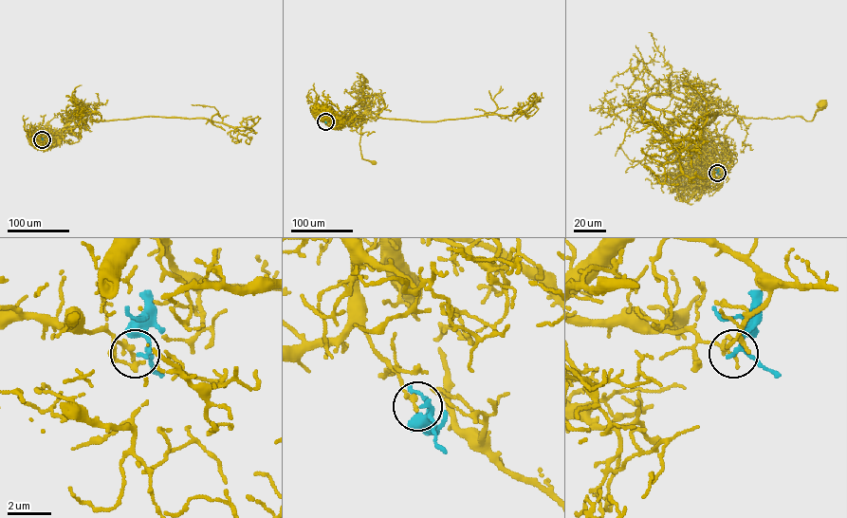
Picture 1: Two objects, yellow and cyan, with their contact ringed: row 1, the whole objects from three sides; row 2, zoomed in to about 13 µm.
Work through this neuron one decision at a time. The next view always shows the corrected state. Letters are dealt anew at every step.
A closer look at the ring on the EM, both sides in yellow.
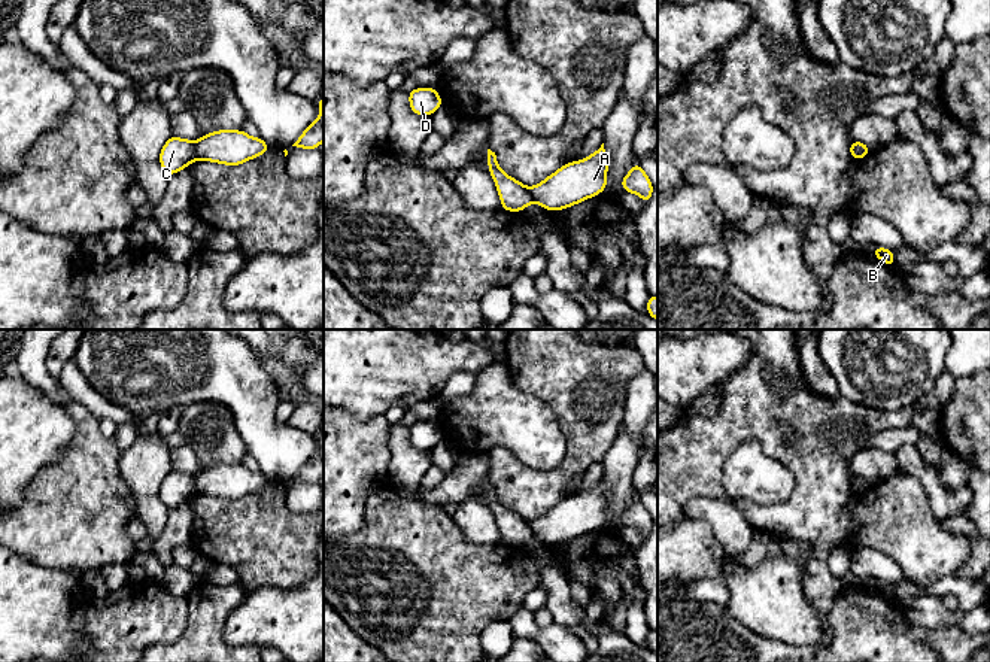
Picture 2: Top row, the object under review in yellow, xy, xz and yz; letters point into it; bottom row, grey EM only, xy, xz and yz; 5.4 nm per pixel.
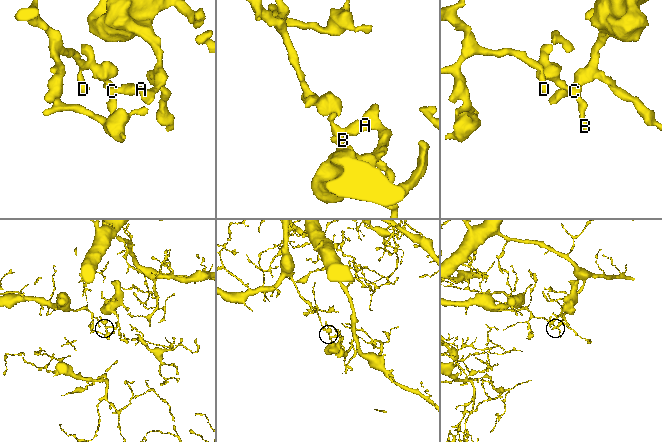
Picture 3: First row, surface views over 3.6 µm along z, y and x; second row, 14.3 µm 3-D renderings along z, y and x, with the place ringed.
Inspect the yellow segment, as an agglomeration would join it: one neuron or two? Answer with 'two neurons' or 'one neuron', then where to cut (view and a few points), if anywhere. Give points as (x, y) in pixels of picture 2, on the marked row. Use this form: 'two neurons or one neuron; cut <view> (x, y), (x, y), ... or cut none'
two neurons; cut xy (194, 142), (197, 157)

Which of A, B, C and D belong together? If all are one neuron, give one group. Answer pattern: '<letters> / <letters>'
A / B C D

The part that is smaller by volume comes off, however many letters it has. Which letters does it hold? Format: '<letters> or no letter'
A

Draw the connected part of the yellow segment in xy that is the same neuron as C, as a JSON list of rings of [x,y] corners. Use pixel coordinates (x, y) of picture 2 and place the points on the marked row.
[[[171,136],[160,152],[160,164],[171,176],[197,160],[195,142]]]

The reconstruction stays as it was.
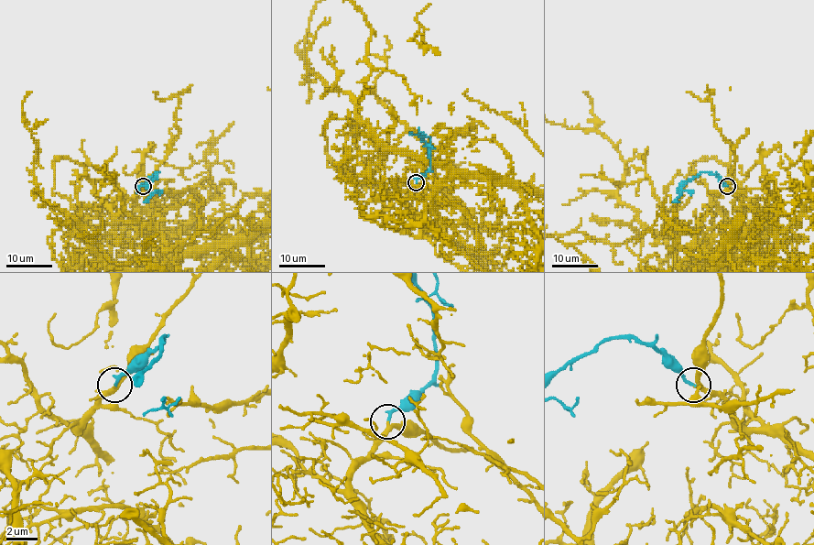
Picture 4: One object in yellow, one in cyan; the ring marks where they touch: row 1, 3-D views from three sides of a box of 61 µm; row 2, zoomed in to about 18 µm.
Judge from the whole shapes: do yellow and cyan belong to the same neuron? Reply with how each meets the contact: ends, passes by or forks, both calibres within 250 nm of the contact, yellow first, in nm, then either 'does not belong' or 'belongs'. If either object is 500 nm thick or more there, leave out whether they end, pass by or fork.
yellow passes by | cyan ends | 260/200 nm | belongs

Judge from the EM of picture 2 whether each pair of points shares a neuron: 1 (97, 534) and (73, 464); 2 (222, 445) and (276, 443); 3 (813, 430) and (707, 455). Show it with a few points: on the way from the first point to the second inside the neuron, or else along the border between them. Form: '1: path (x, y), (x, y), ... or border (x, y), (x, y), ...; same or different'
1: path (96, 516), (84, 503), (84, 482); same
2: border (231, 412), (236, 431), (248, 452); different
3: path (786, 430), (734, 430); same

